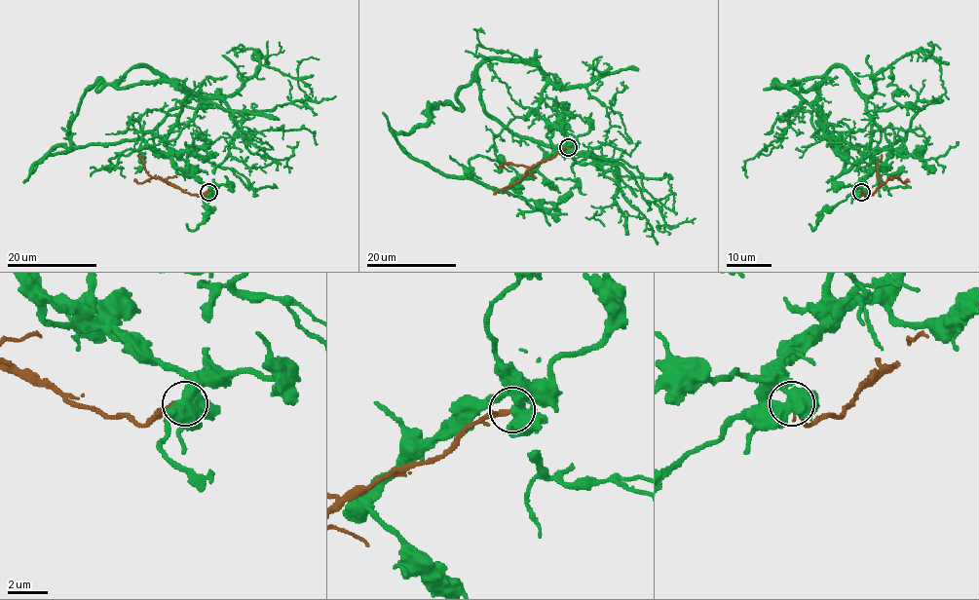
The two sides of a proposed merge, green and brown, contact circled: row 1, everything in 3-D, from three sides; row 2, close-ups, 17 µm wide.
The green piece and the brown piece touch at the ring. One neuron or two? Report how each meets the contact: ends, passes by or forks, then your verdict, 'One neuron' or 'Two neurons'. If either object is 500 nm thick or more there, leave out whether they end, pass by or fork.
Two neurons

